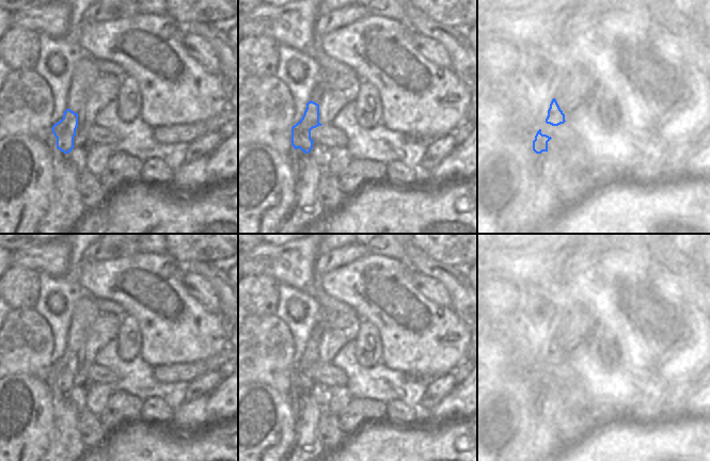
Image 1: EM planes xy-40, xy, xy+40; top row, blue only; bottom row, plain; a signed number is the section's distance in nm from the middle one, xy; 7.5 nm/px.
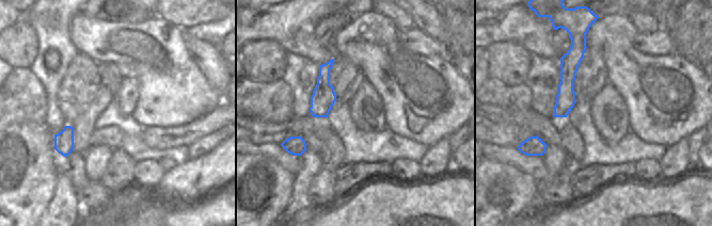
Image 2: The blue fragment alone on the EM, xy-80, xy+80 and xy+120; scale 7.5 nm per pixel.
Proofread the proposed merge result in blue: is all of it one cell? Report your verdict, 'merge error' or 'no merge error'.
no merge error

